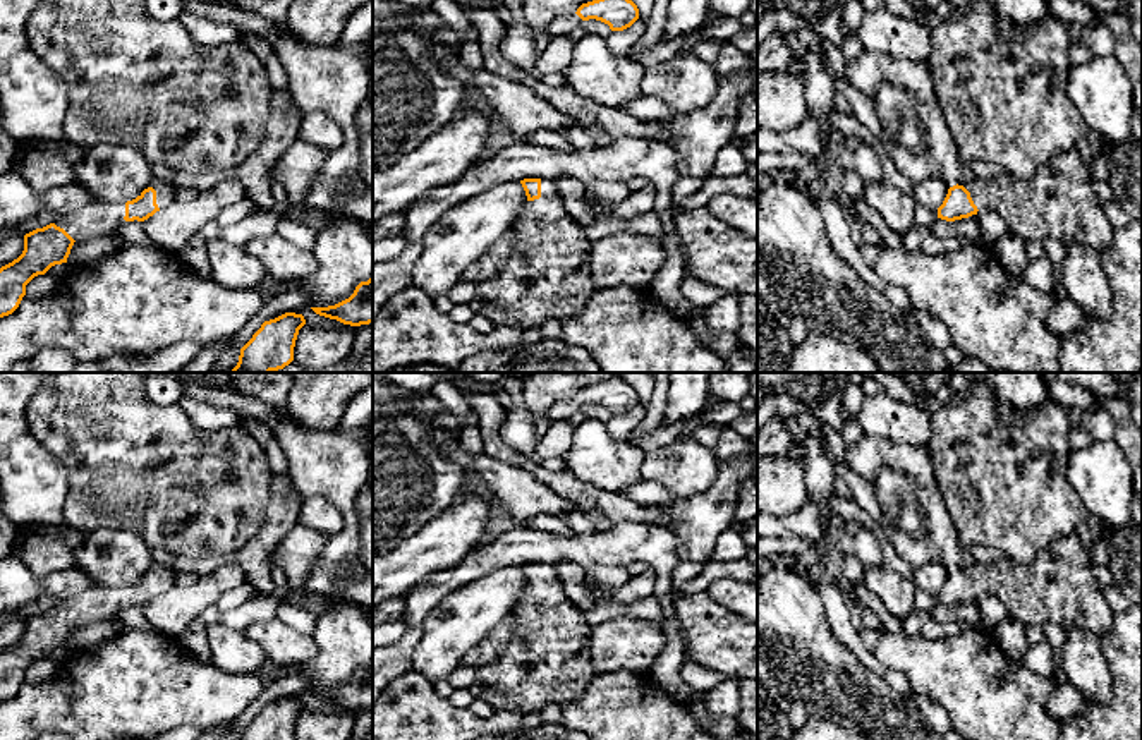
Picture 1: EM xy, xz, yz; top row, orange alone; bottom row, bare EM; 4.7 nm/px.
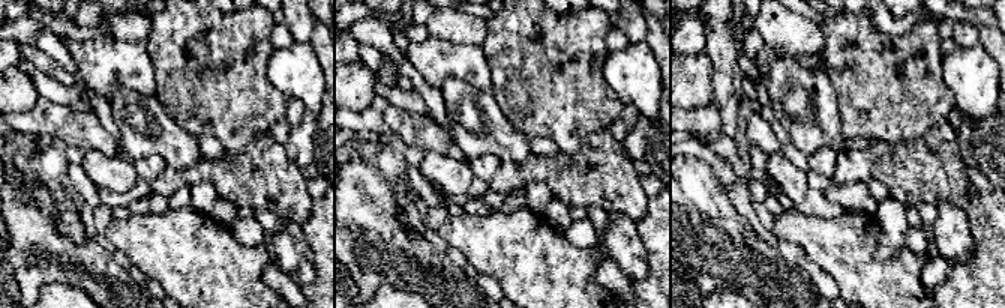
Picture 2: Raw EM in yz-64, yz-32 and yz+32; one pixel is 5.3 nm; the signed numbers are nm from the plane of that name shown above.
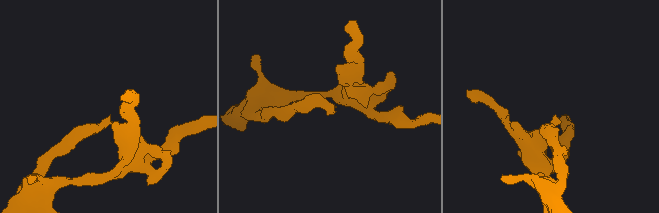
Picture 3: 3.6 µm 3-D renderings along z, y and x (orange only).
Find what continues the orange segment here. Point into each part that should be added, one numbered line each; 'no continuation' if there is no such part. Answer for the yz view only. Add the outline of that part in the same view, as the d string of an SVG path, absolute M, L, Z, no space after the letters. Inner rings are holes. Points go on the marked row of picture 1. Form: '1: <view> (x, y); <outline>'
1: yz (1058, 201); M1075 149L1051 156L1030 177L1006 173L989 180L977 179L967 185L967 191L979 211L998 213L1008 230L1025 240L1056 239L1063 244L1090 246L1097 252L1113 242L1115 227L1106 218L1103 201L1094 191L1089 167Z

